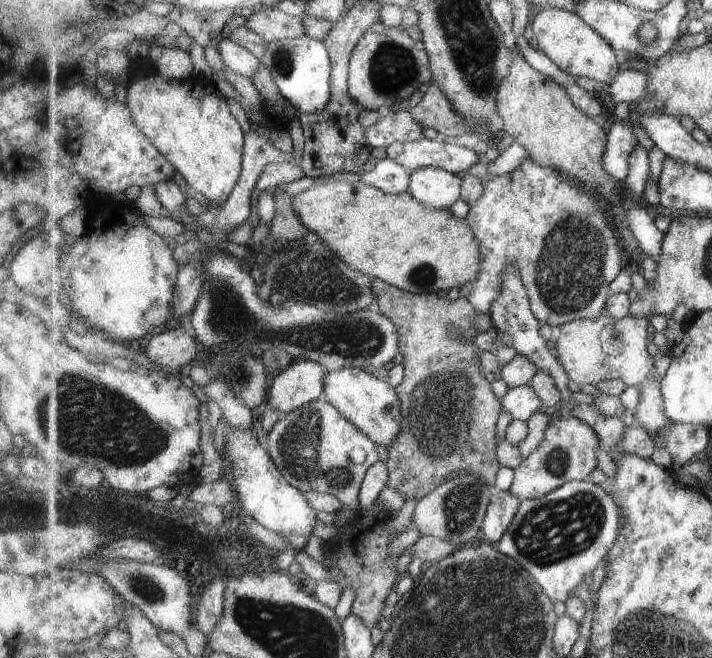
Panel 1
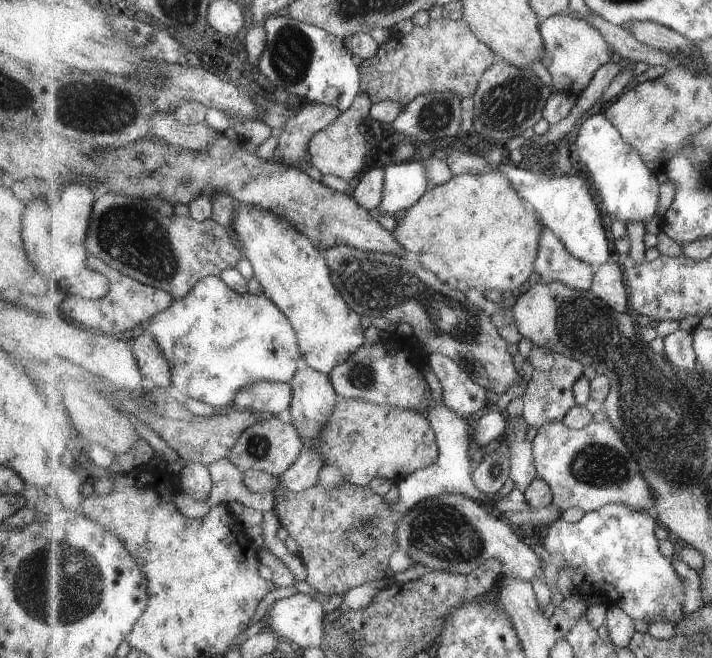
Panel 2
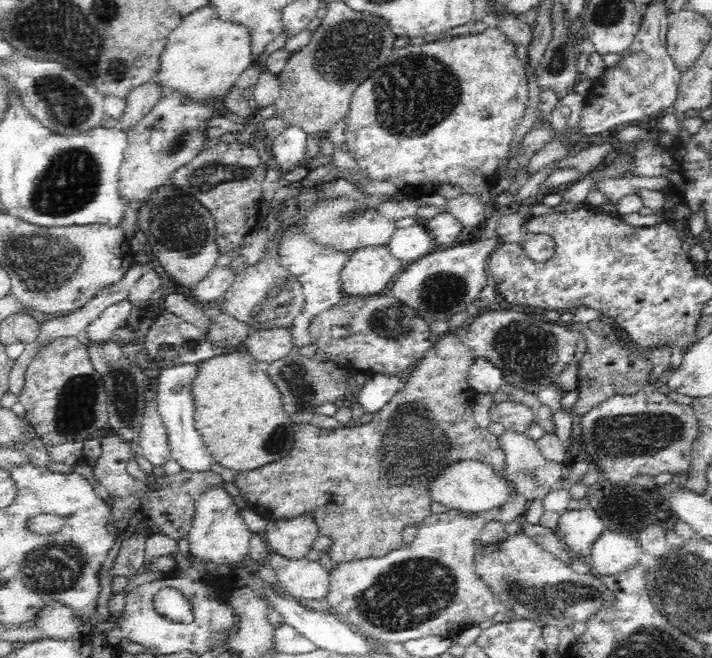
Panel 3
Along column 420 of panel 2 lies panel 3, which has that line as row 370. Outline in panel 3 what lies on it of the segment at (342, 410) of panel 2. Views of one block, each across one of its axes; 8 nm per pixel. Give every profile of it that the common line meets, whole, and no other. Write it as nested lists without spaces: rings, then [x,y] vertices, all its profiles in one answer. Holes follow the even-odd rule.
[[[448,332],[426,352],[422,360],[418,361],[414,371],[406,376],[407,381],[405,384],[396,391],[396,394],[378,412],[373,414],[372,420],[368,424],[357,424],[352,427],[339,426],[336,429],[329,430],[306,424],[306,422],[300,422],[300,424],[293,422],[292,426],[295,434],[293,448],[281,460],[266,464],[266,466],[256,468],[256,470],[238,473],[234,481],[240,495],[247,501],[249,508],[268,520],[291,519],[299,514],[312,515],[316,519],[316,523],[318,523],[319,534],[326,535],[328,538],[328,551],[330,551],[330,557],[335,563],[370,557],[383,557],[394,549],[400,548],[403,543],[402,530],[410,524],[420,524],[424,517],[431,515],[430,508],[433,500],[429,498],[427,484],[440,468],[458,460],[478,460],[490,465],[497,472],[502,471],[506,466],[505,450],[502,448],[501,439],[494,436],[490,430],[477,425],[472,415],[472,412],[474,412],[474,399],[478,396],[478,393],[468,382],[468,372],[470,366],[474,364],[474,360],[476,360],[476,353],[472,352],[470,346],[462,342],[454,332]]]

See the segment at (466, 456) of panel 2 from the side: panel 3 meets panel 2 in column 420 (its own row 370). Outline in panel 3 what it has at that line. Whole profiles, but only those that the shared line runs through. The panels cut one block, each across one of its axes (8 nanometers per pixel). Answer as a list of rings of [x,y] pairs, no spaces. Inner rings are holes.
[[[478,357],[470,366],[468,382],[477,393],[494,394],[506,383],[504,371],[492,361]]]

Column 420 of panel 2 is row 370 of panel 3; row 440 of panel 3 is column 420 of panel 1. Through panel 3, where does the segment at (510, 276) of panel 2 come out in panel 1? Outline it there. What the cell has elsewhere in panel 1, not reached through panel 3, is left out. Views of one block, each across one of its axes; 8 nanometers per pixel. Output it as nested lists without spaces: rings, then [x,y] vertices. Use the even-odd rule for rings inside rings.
[[[327,180],[293,195],[292,203],[303,224],[317,236],[317,241],[343,256],[345,264],[349,264],[353,270],[361,270],[373,278],[385,280],[387,284],[393,284],[405,292],[428,295],[449,290],[453,286],[461,290],[479,274],[481,245],[466,219],[455,218],[450,210],[429,209],[410,191],[392,195],[361,180],[356,183]]]

